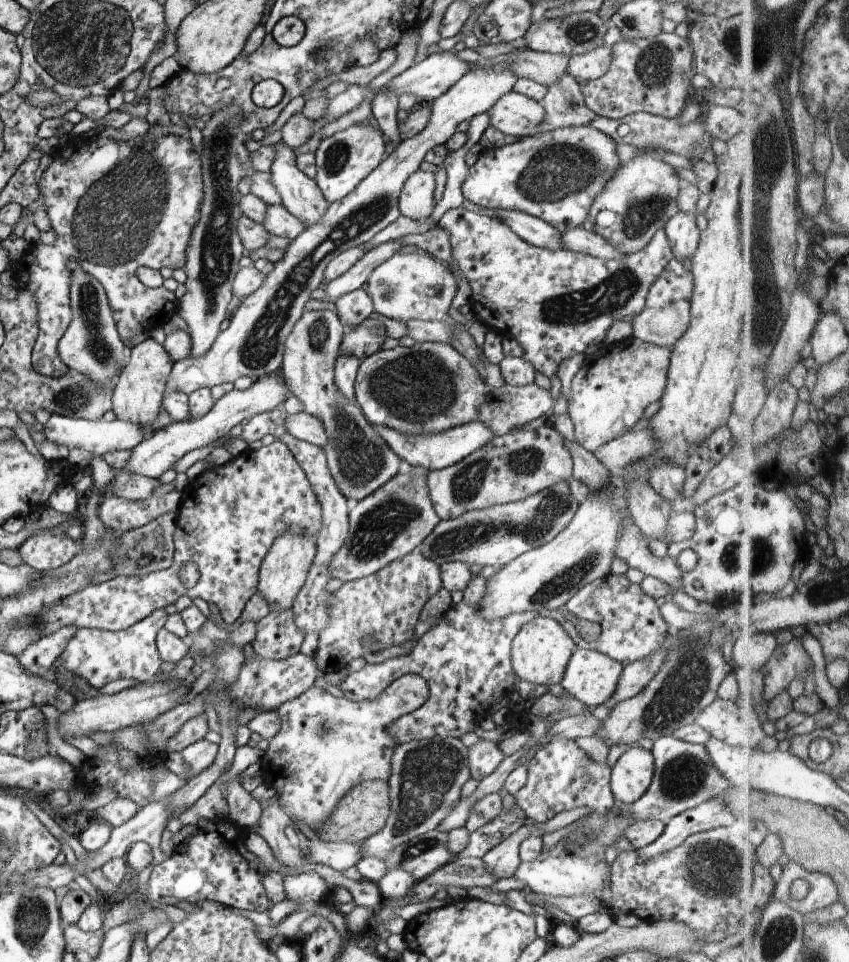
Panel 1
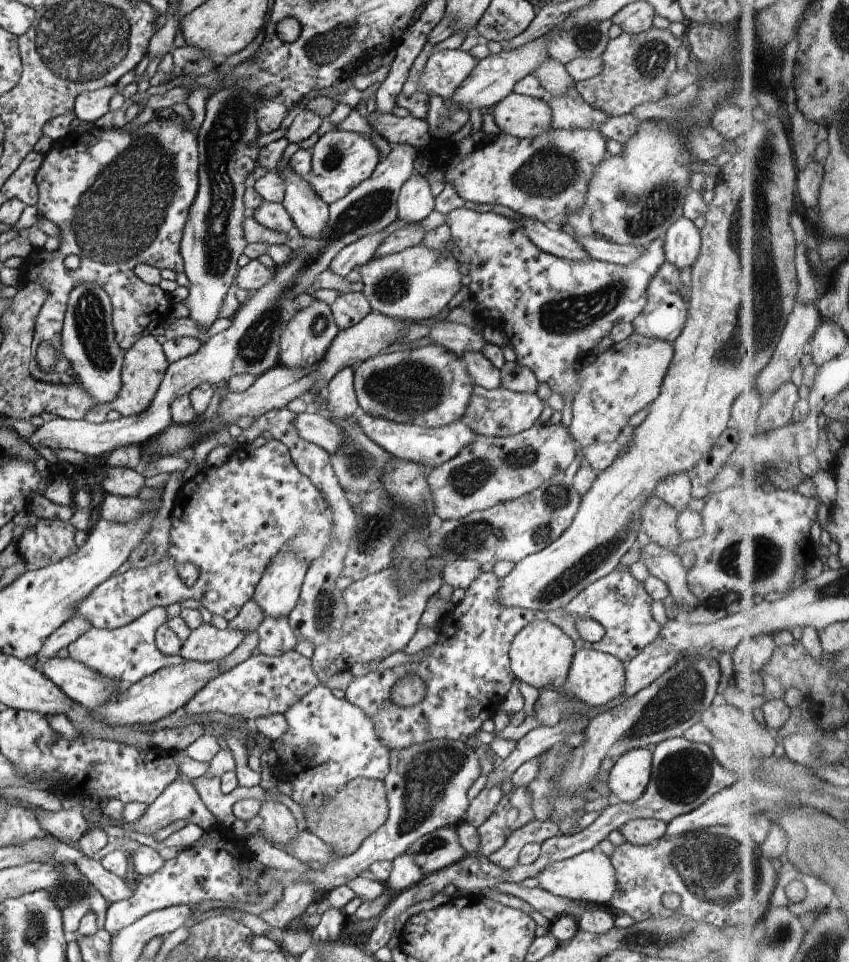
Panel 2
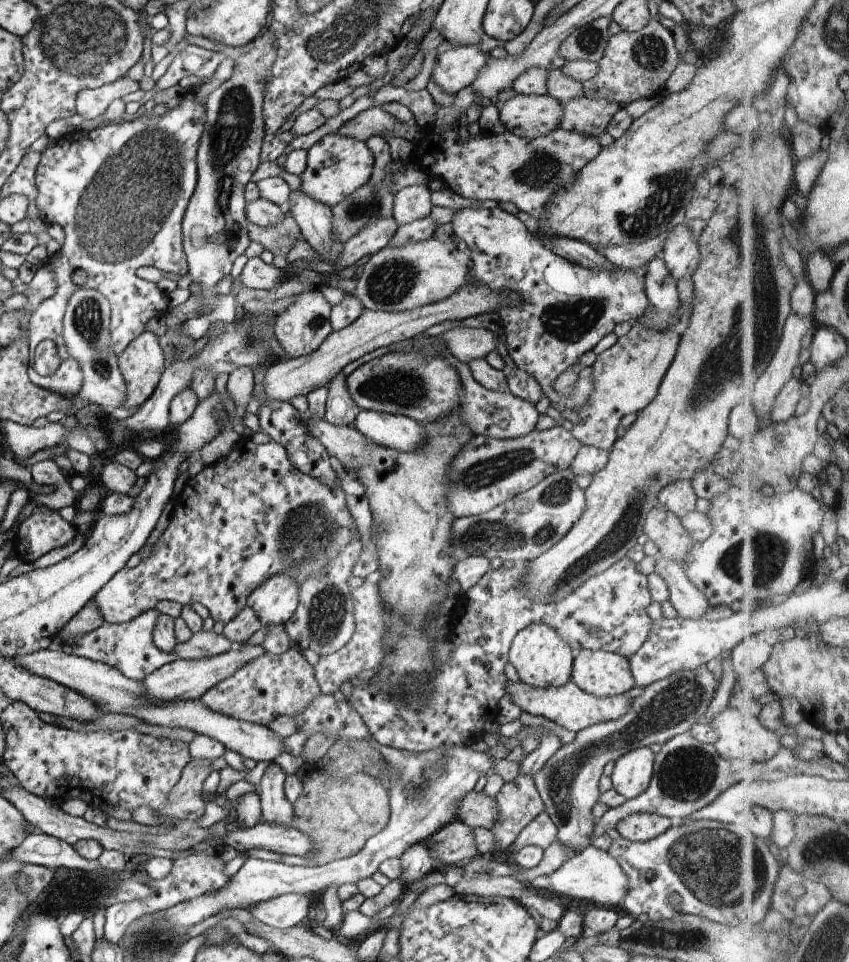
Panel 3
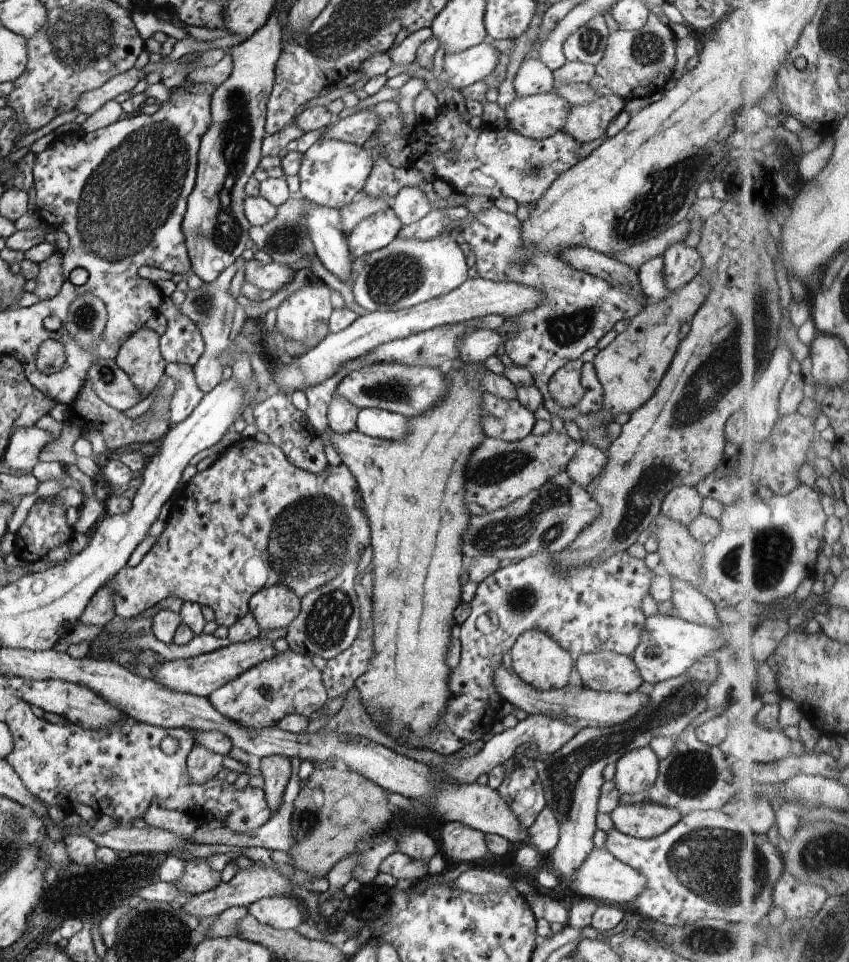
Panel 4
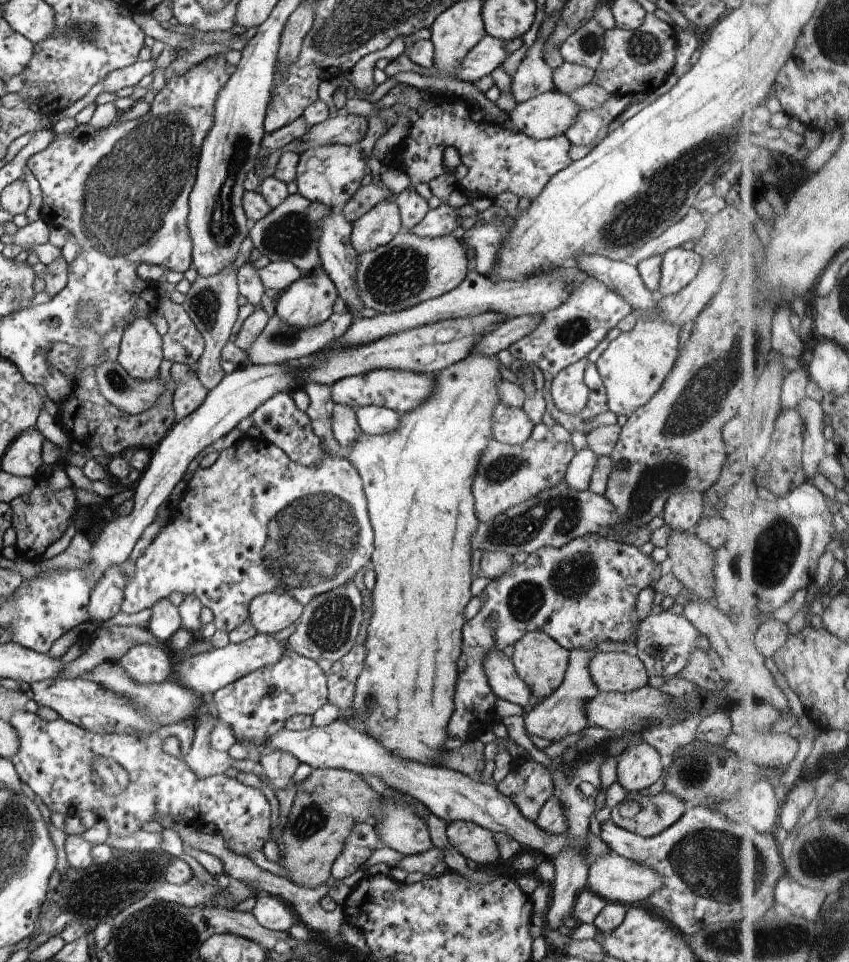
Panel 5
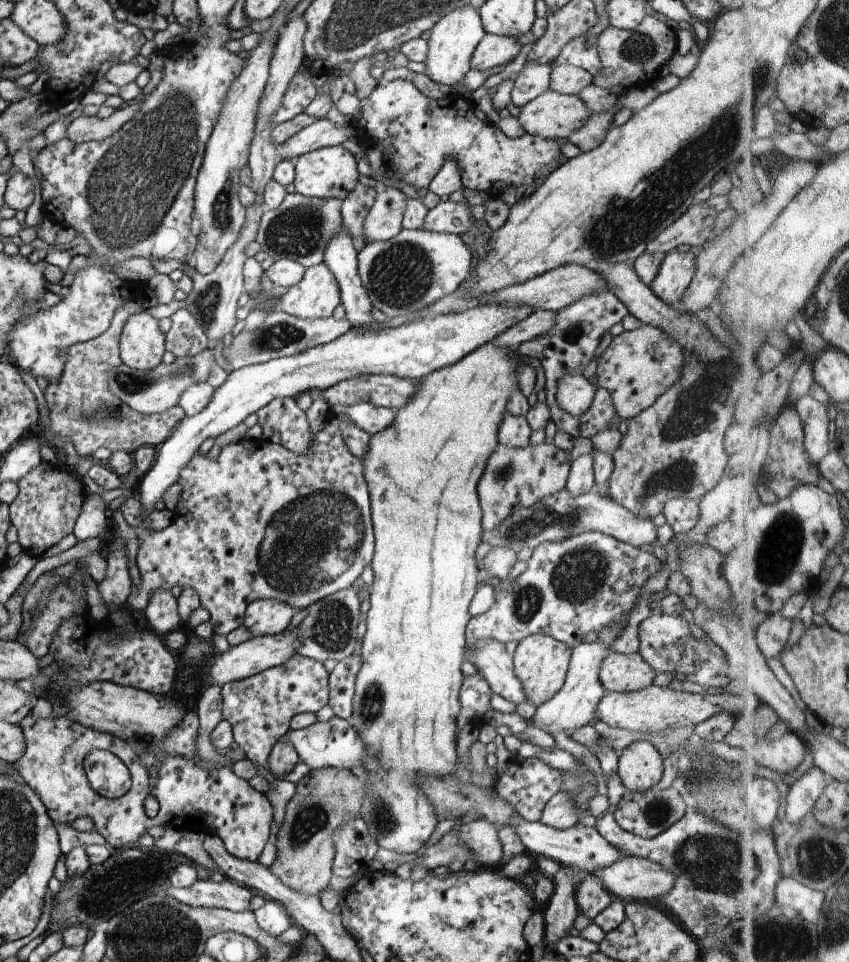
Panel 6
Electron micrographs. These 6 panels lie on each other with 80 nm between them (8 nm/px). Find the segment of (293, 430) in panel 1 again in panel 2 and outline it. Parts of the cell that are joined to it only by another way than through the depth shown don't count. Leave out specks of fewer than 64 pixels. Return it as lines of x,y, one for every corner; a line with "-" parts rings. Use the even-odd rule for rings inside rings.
309,411
296,416
294,420
296,434
308,442
320,446
331,456
344,444
344,430
321,413

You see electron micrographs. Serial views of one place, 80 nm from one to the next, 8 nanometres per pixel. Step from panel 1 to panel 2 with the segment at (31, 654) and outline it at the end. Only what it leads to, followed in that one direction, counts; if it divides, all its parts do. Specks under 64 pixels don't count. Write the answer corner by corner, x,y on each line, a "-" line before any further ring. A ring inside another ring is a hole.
78,614
78,616
71,617
44,640
44,644
42,644
42,648
40,648
38,654
28,656
24,662
26,662
30,668
36,669
36,666
40,666
40,664
48,662
50,658
57,656
60,650
67,648
76,638
82,636
88,628
93,628
93,626
84,616

